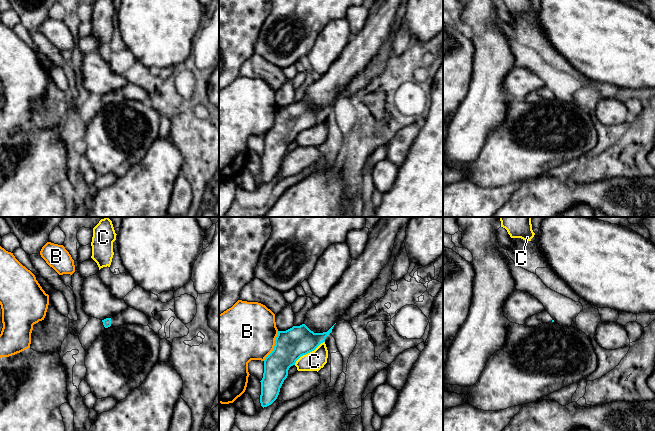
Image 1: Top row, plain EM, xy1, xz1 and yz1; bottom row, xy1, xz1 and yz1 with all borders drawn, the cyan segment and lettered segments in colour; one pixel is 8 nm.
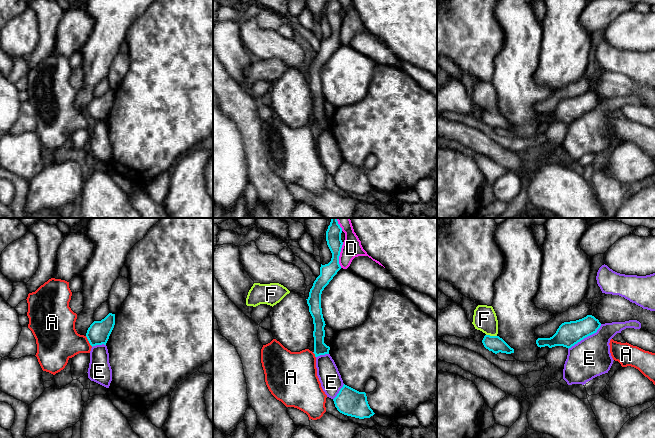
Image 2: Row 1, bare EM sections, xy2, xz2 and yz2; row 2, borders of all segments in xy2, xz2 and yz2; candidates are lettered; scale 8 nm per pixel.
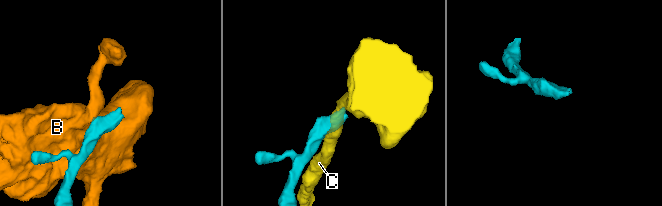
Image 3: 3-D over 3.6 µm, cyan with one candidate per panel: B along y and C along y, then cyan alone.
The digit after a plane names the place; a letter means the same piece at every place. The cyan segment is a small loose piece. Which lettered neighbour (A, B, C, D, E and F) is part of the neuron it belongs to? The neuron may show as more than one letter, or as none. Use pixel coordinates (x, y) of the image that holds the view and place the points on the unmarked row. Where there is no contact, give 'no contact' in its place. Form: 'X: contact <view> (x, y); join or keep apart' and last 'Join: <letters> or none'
A: contact xy2 (88, 116); keep apart
B: contact xz1 (274, 122); keep apart
C: contact xz1 (308, 128); keep apart
D: contact xz2 (339, 31); keep apart
E: contact yz2 (585, 113); keep apart
F: contact yz2 (491, 112); keep apart
Join: none

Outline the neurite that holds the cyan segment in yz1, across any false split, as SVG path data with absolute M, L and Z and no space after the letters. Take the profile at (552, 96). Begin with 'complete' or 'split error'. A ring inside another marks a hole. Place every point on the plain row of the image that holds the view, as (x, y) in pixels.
split error; M543 87L541 89L529 93L526 96L525 101L529 103L537 103L541 99L550 99L550 98L554 98L553 94L547 87Z

